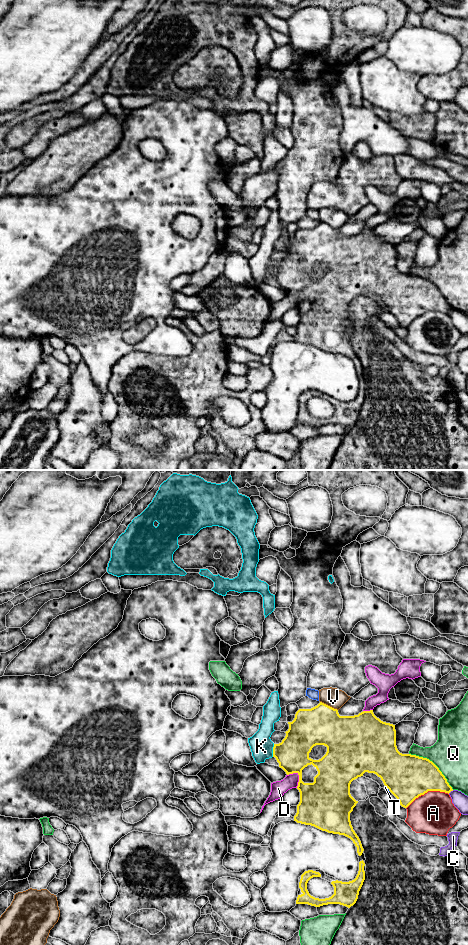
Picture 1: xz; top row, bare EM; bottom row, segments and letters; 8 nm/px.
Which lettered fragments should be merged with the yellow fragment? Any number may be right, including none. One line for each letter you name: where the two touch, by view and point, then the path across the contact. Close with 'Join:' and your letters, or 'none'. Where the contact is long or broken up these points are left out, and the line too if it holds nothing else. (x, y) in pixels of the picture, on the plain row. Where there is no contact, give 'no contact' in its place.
Join: none

